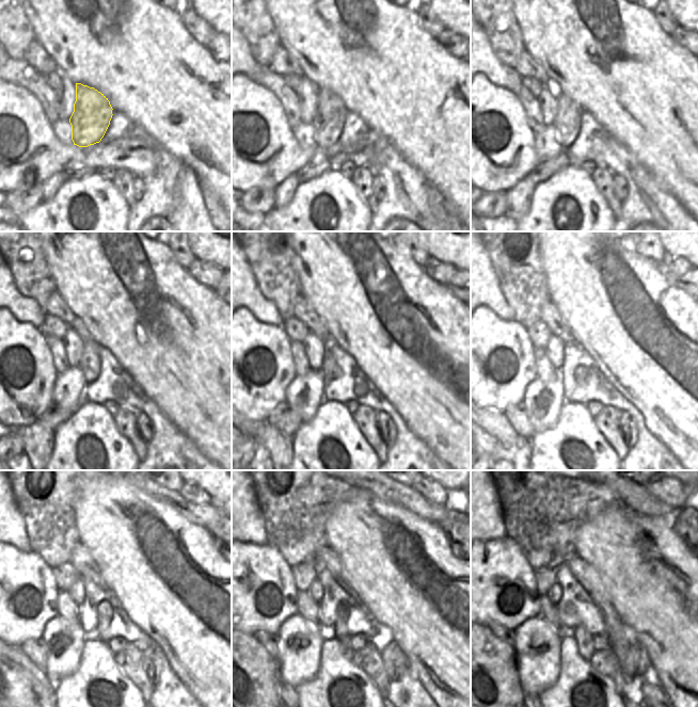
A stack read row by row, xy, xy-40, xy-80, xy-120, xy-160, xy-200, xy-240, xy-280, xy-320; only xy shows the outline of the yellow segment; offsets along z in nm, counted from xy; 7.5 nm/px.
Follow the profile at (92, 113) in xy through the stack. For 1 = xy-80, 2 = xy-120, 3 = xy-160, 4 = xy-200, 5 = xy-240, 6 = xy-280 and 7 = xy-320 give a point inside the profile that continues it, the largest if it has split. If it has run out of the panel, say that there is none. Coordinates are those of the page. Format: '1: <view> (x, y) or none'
1: xy-80 (568, 119)
2: xy-120 (89, 365)
3: xy-160 (329, 367)
4: xy-200 (581, 373)
5: xy-240 (104, 610)
6: xy-280 (342, 612)
7: xy-320 (584, 640)

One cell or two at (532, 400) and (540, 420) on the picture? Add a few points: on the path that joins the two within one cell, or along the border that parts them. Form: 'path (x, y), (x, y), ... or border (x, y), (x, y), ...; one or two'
path (536, 405), (540, 411), (540, 415); one

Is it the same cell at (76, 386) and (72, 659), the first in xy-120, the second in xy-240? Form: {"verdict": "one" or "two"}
{"verdict": "one"}

